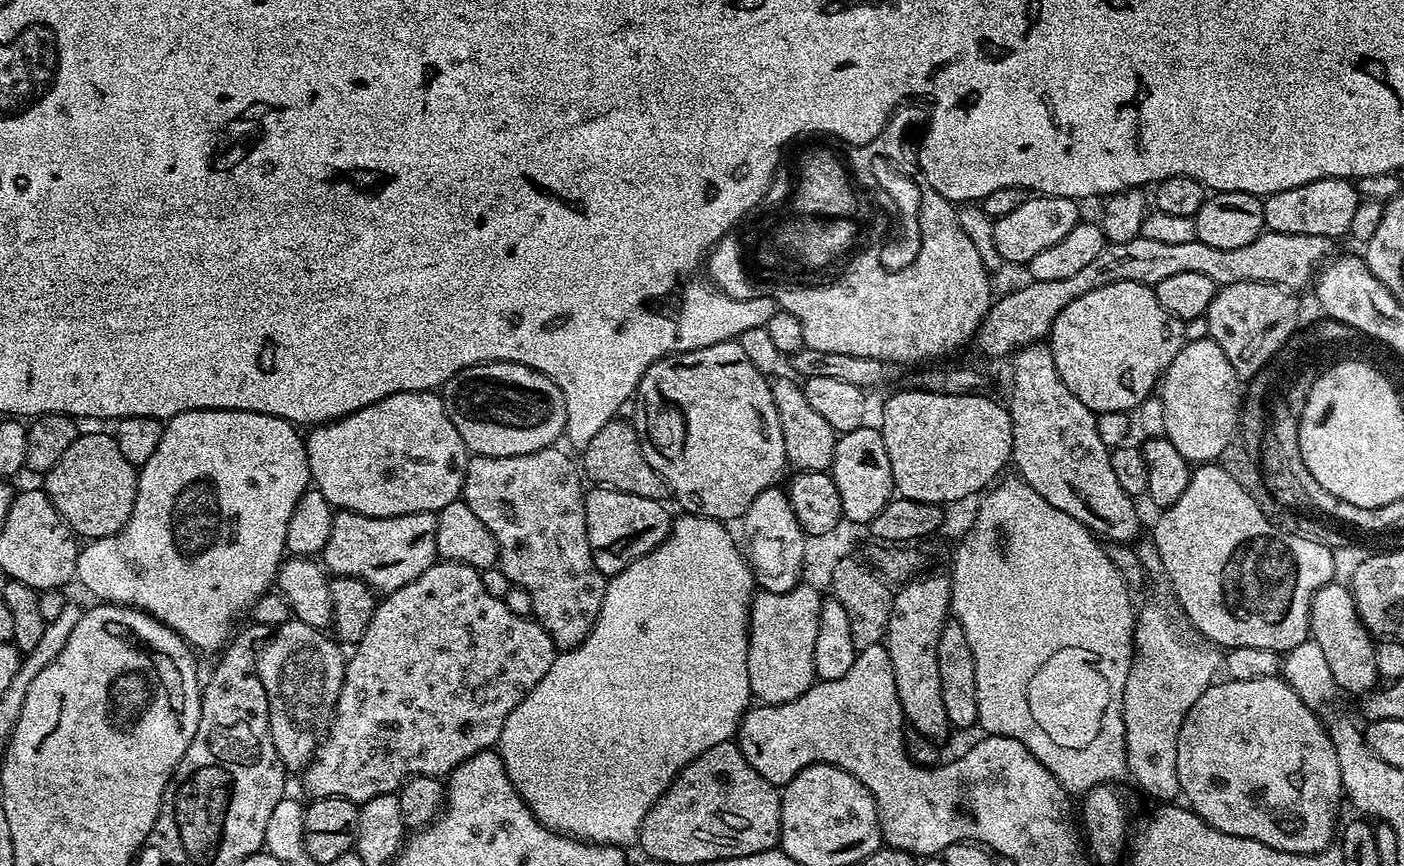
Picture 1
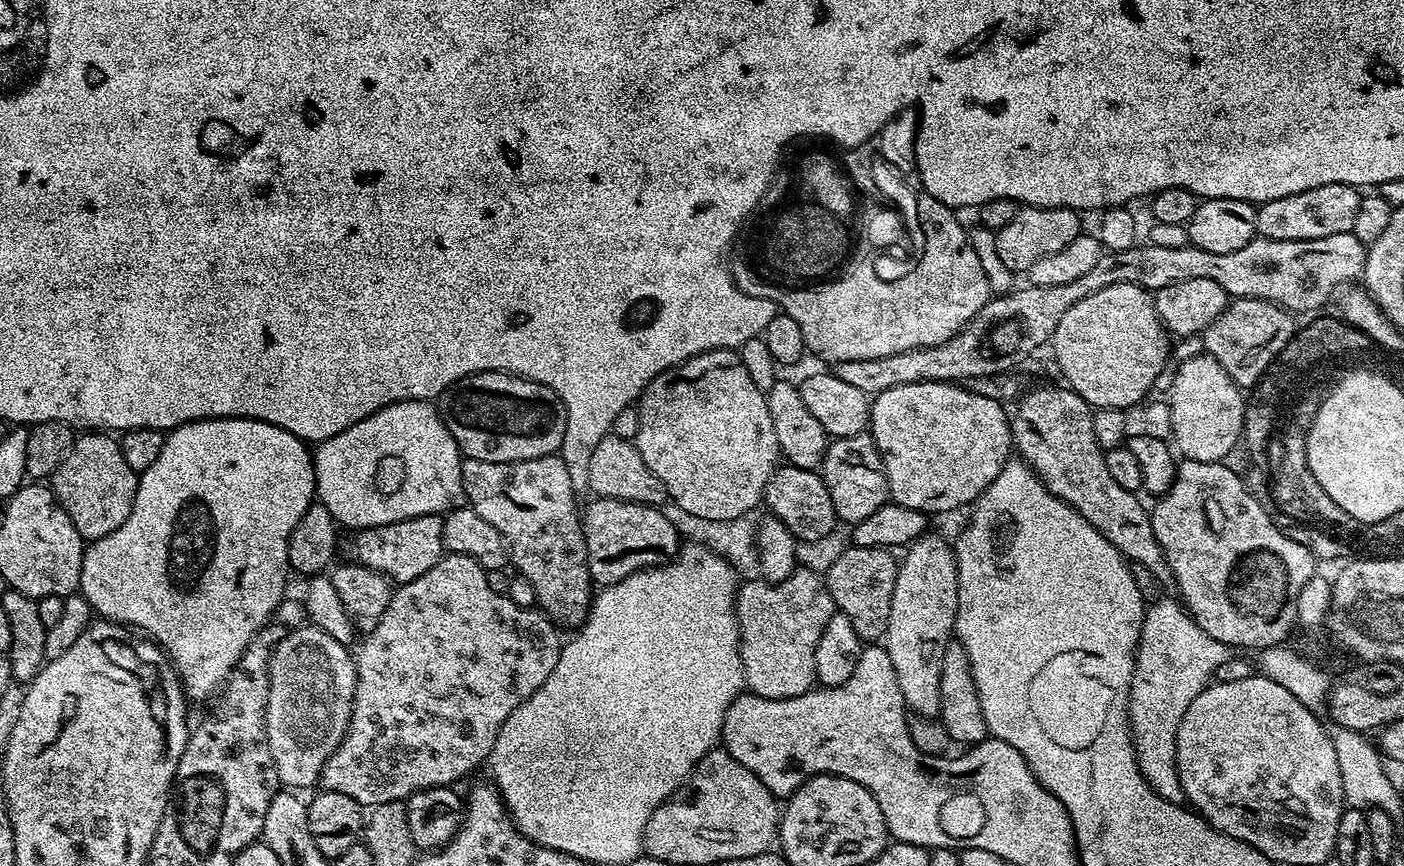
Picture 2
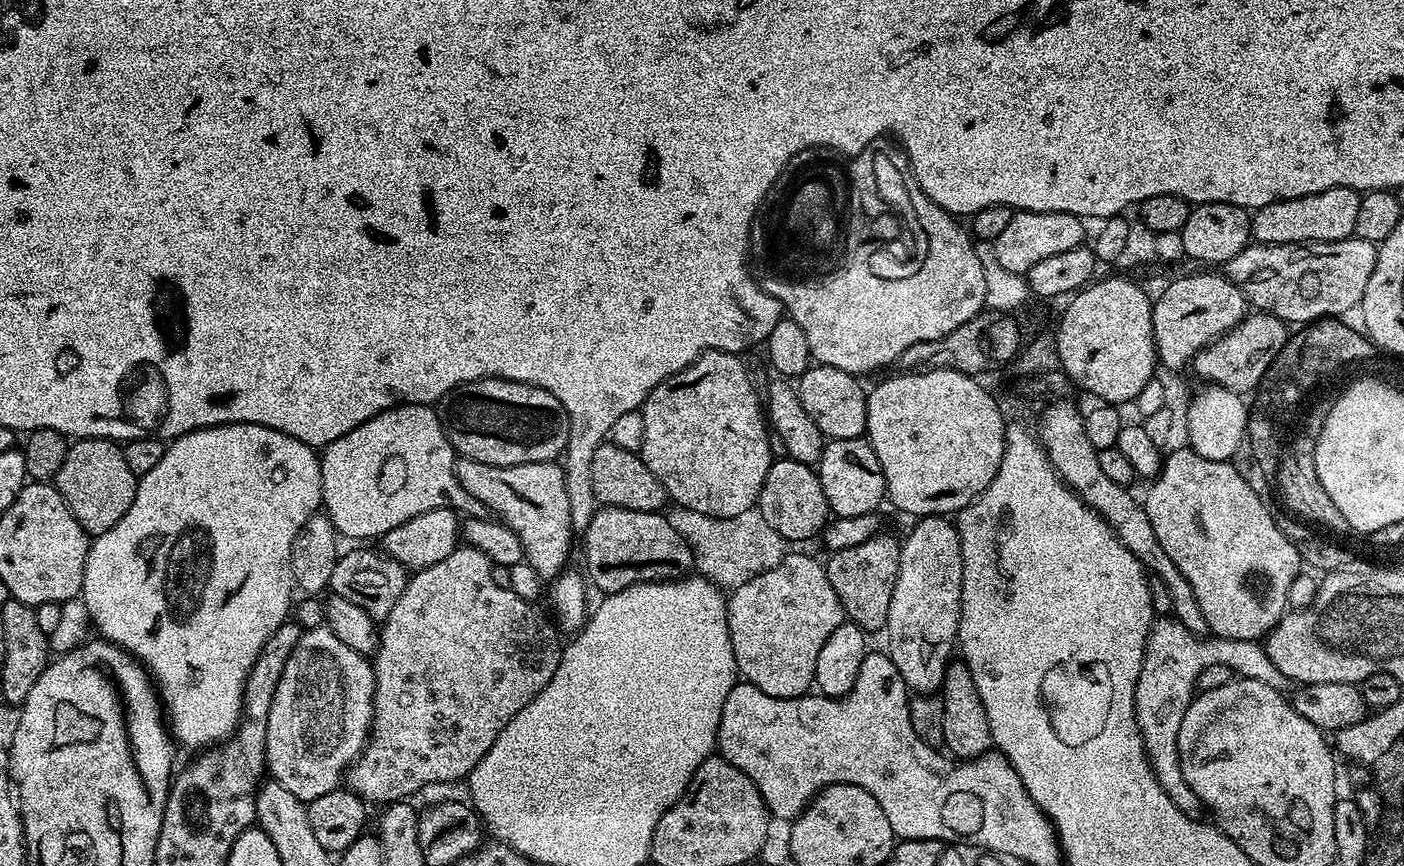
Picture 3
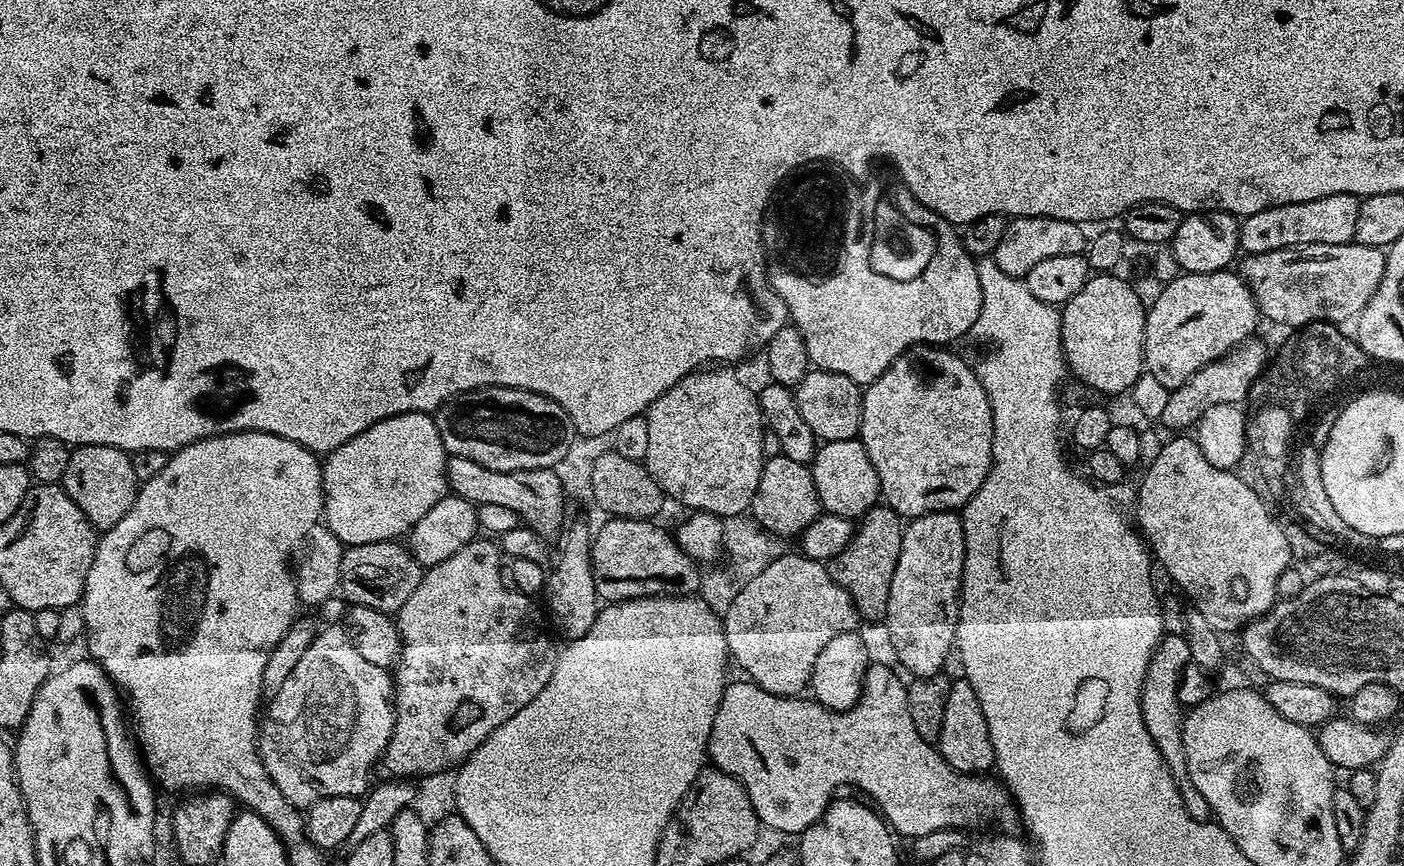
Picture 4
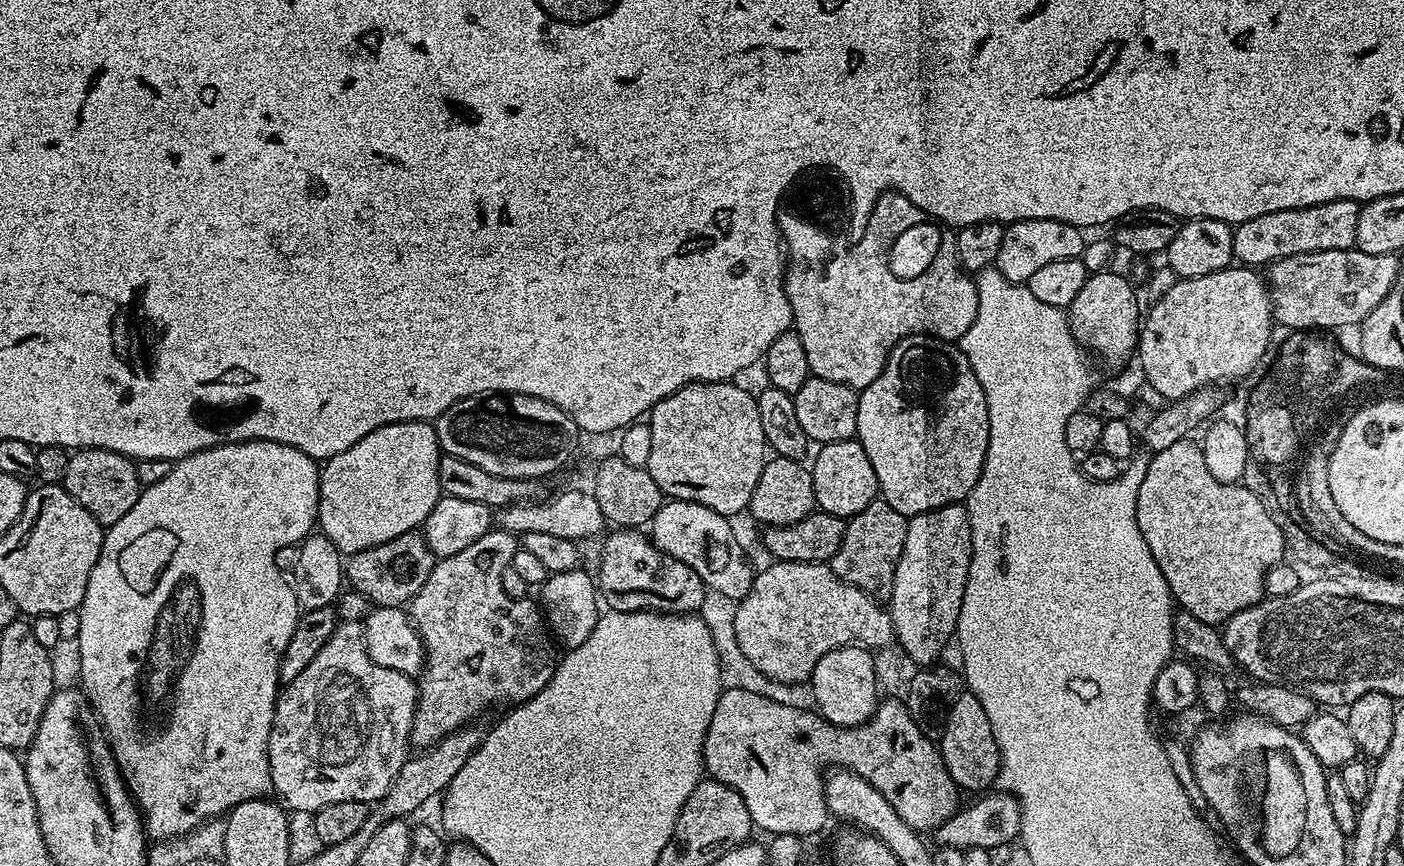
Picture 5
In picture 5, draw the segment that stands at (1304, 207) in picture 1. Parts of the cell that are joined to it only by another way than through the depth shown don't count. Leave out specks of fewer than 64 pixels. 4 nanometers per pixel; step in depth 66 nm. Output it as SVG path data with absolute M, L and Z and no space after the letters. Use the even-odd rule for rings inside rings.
M1335 200L1294 210L1274 210L1274 214L1250 218L1250 222L1242 222L1232 229L1233 261L1240 266L1267 266L1294 254L1355 248L1360 209L1355 200Z

